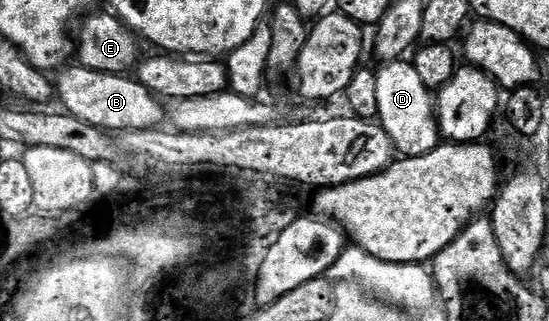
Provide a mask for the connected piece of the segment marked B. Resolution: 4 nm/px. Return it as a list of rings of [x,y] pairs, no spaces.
[[[80,63],[64,68],[59,75],[59,81],[57,77],[57,101],[63,104],[60,106],[66,112],[72,113],[74,117],[93,127],[104,131],[159,129],[162,121],[163,123],[165,121],[165,109],[159,106],[160,98],[151,93],[134,76],[93,71]]]

